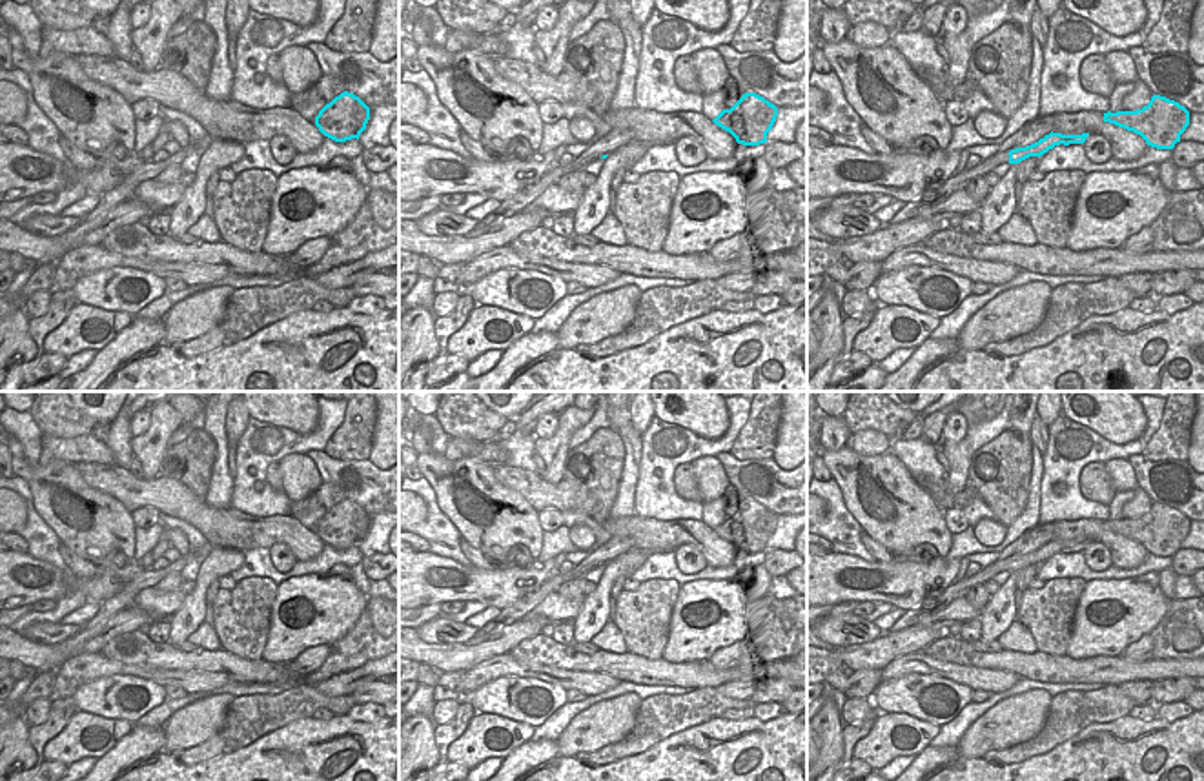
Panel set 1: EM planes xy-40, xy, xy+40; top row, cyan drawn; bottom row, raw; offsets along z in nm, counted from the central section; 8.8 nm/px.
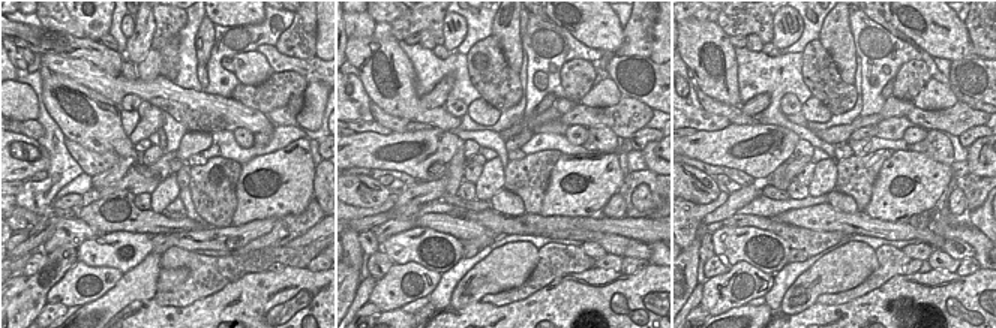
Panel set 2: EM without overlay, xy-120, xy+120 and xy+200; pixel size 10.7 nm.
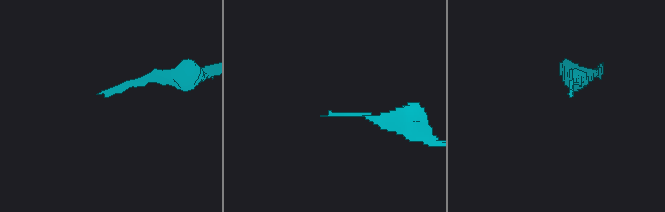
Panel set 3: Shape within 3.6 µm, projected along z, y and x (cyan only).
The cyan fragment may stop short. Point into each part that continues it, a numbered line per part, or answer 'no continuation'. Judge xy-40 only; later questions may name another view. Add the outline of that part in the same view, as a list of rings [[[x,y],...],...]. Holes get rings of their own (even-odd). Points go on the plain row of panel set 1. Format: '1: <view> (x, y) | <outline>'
no continuation

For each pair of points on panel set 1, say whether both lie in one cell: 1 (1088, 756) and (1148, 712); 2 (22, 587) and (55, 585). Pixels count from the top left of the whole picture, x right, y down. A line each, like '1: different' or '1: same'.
1: different
2: same

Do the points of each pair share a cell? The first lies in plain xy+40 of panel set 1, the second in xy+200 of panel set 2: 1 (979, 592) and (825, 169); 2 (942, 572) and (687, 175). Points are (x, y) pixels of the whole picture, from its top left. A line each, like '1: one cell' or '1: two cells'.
1: two cells
2: two cells

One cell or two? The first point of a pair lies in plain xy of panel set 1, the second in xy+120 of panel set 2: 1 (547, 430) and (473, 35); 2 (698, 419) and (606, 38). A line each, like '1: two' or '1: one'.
1: two
2: one

